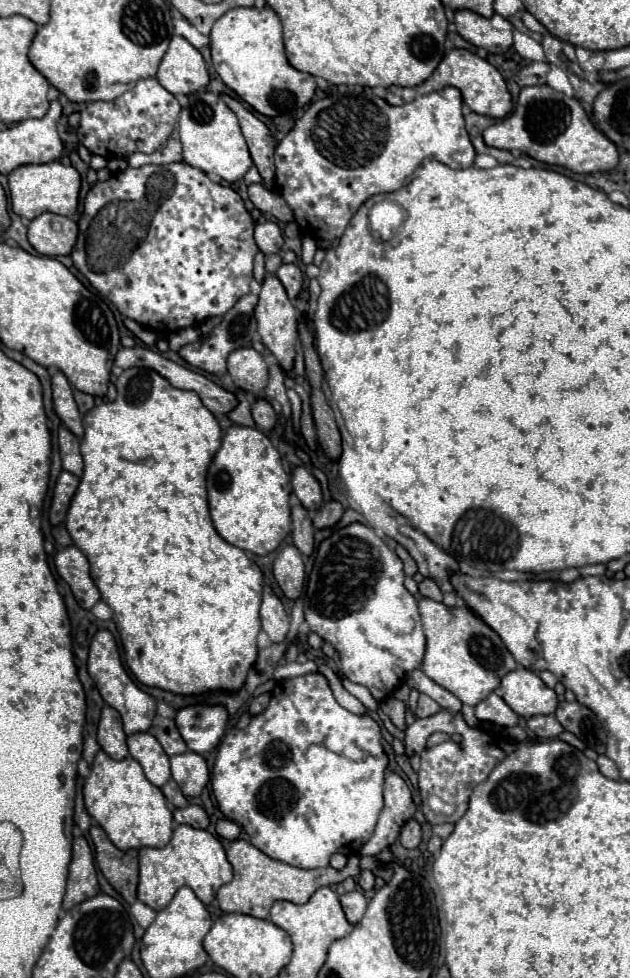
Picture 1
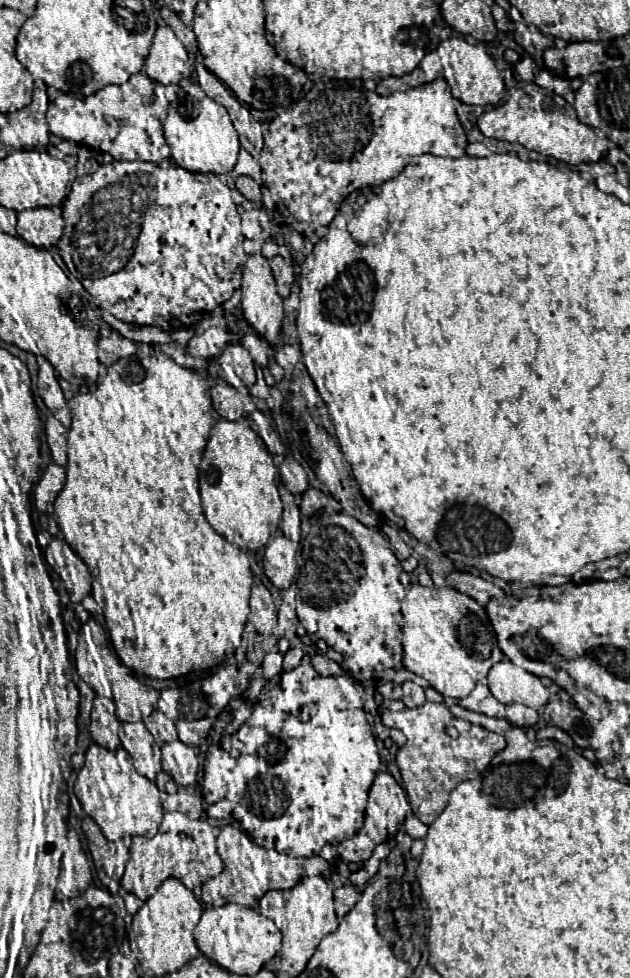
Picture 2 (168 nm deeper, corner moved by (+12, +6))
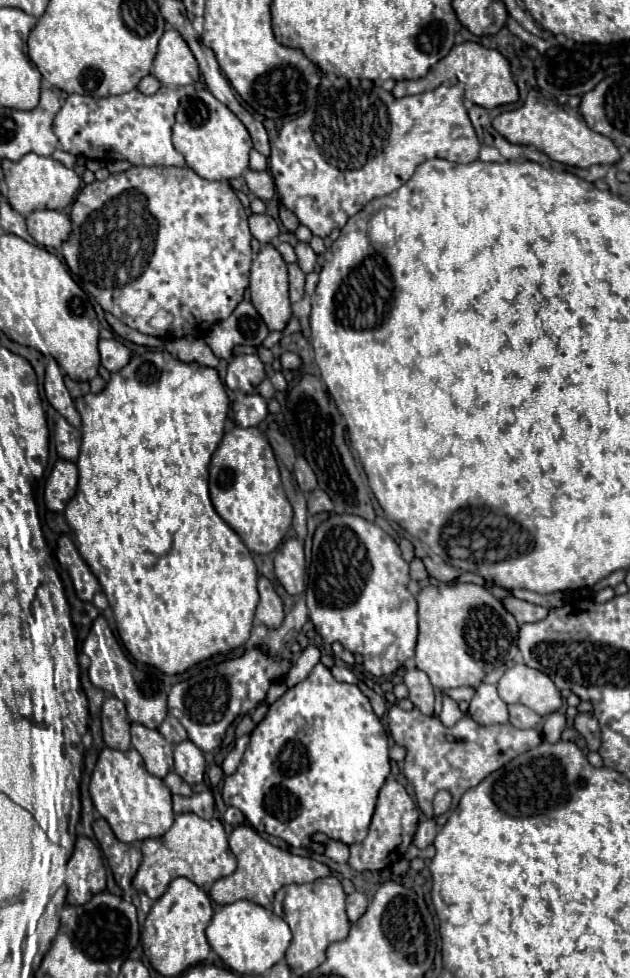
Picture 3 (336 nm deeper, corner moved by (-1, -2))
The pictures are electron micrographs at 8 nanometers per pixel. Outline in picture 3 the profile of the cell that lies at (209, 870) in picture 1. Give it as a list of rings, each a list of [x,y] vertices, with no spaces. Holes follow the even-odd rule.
[[[184,813],[174,819],[174,825],[156,839],[142,843],[142,863],[132,879],[132,887],[146,893],[152,901],[162,897],[176,877],[186,877],[200,889],[210,889],[214,881],[236,871],[236,857],[228,847],[228,837],[218,819],[200,819],[194,813]]]

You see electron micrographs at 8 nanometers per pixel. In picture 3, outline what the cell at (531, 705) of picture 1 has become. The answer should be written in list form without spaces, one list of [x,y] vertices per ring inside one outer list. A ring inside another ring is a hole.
[[[526,665],[510,667],[498,681],[498,693],[504,703],[522,703],[542,717],[558,711],[562,705],[552,679],[546,673],[528,669]]]

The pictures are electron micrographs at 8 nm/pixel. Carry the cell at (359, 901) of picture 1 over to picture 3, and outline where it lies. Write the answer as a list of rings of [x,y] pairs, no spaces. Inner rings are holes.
[[[362,893],[348,895],[348,899],[346,899],[346,913],[348,913],[348,919],[352,923],[356,923],[364,915],[366,907],[368,907],[368,899]]]

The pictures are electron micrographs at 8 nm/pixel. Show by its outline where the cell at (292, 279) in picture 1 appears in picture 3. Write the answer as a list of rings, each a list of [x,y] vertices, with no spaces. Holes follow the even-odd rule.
[[[292,263],[288,265],[288,275],[290,275],[290,301],[296,303],[304,297],[304,273],[296,263]]]

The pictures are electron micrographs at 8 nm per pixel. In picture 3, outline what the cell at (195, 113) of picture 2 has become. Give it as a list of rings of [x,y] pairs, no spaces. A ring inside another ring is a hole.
[[[200,89],[194,97],[184,97],[180,101],[172,127],[172,143],[184,155],[186,165],[206,181],[230,181],[248,169],[248,153],[252,149],[248,131],[224,103],[208,93],[208,89]]]

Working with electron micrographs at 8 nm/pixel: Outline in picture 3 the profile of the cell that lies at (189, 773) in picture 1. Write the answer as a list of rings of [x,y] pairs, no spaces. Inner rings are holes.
[[[182,741],[174,747],[174,771],[188,785],[198,785],[204,781],[206,761],[202,751],[192,741]]]

